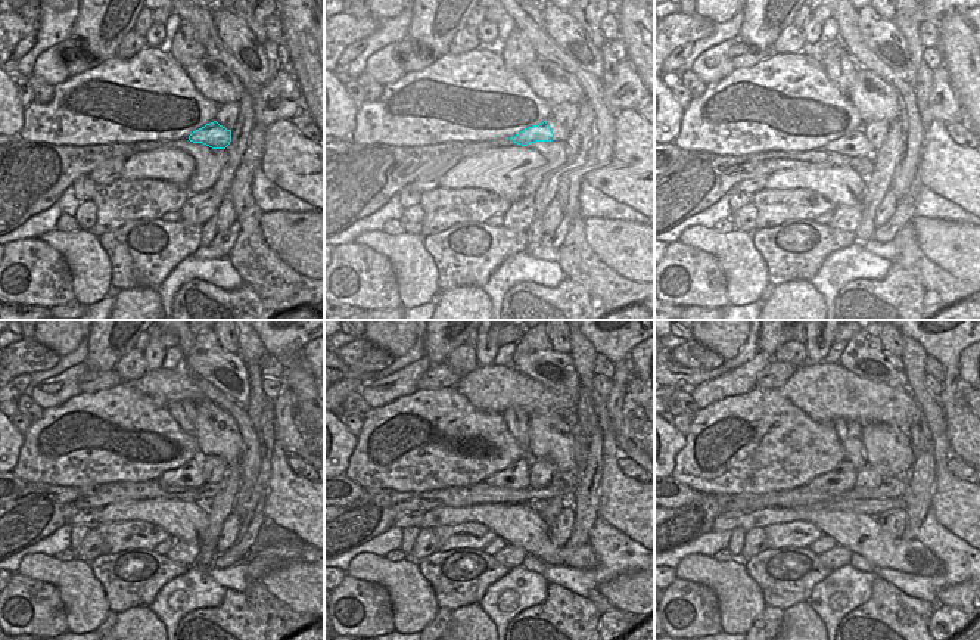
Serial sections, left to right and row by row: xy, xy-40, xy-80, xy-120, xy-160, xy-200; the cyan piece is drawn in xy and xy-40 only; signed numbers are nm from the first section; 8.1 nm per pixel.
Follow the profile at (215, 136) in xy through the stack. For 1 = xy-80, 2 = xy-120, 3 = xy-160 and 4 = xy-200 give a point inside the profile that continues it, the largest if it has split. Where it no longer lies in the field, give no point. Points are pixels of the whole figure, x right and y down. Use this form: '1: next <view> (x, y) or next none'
1: next xy-80 (855, 143)
2: next xy-120 (190, 474)
3: next xy-160 (516, 477)
4: next xy-200 (840, 480)

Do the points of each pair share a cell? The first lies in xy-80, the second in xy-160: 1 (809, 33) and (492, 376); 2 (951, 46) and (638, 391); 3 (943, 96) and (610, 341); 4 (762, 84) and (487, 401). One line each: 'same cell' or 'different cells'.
1: different cells
2: same cell
3: same cell
4: different cells

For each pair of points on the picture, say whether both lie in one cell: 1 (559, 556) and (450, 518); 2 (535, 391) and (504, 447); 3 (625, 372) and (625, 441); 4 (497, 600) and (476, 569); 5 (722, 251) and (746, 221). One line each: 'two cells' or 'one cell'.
1: one cell
2: two cells
3: one cell
4: two cells
5: two cells

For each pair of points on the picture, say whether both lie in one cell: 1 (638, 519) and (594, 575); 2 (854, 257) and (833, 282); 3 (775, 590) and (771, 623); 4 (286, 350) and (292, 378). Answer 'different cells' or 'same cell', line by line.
1: different cells
2: same cell
3: different cells
4: different cells

